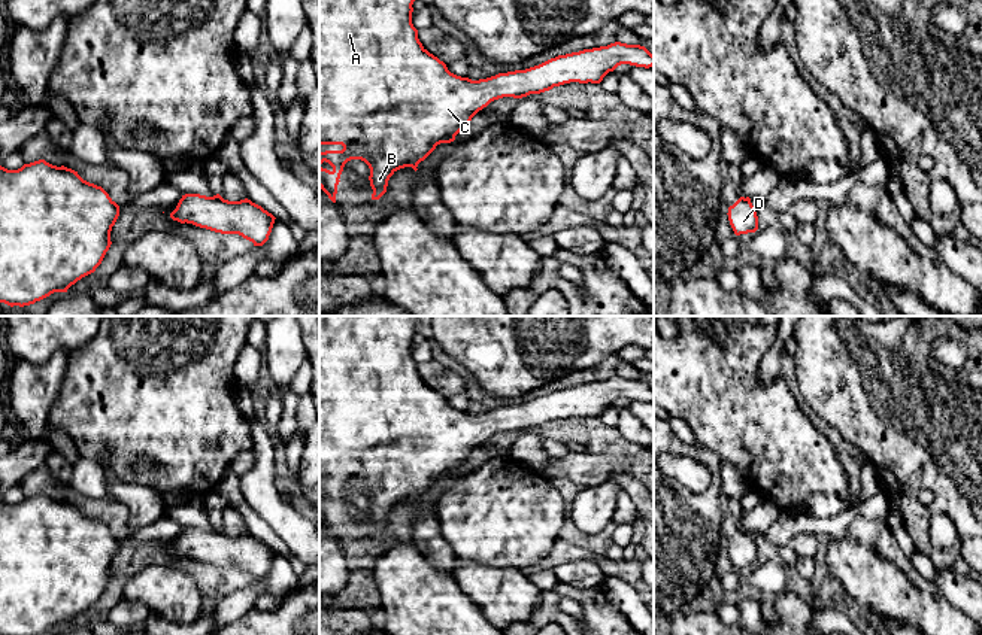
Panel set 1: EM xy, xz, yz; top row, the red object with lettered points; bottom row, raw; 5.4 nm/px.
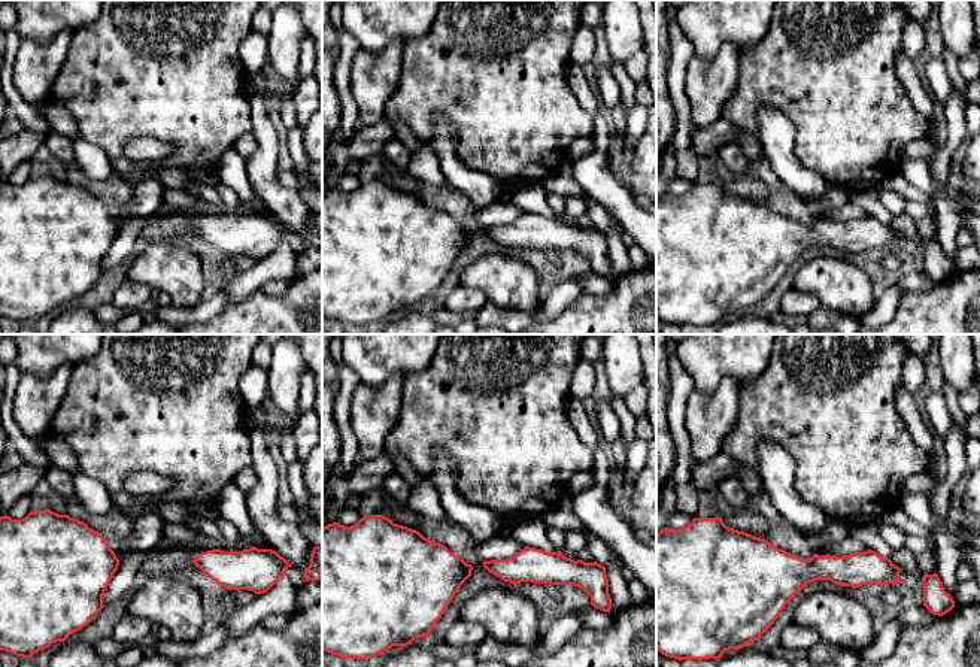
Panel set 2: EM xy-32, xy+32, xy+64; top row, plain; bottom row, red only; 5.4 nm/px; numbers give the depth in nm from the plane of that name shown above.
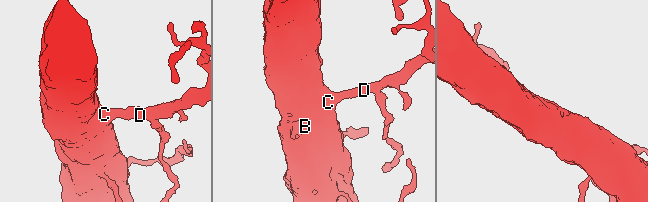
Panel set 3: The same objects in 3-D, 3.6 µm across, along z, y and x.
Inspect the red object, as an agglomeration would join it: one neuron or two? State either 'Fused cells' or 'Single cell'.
Single cell

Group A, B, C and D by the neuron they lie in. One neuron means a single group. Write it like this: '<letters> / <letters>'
A B C D

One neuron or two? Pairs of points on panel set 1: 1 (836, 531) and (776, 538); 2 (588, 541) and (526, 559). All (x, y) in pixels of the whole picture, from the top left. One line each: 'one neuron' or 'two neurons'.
1: one neuron
2: two neurons

